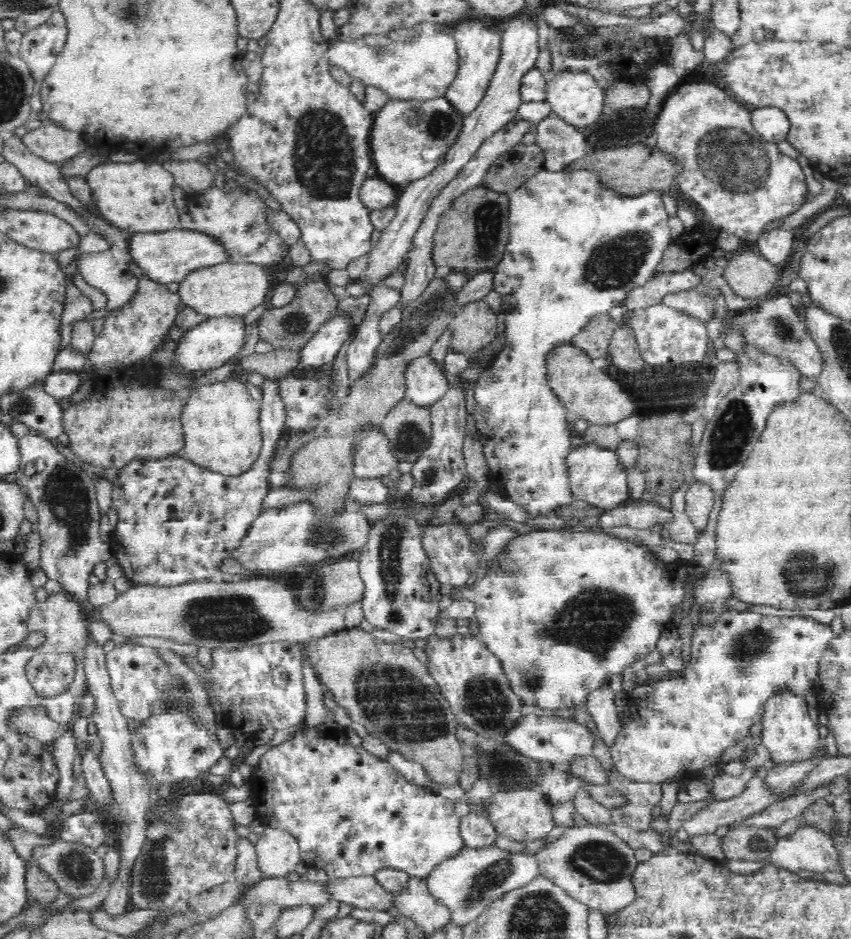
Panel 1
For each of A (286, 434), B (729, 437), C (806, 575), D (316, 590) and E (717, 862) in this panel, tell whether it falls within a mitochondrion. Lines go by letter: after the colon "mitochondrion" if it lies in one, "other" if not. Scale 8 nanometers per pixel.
A: other
B: mitochondrion
C: mitochondrion
D: mitochondrion
E: other

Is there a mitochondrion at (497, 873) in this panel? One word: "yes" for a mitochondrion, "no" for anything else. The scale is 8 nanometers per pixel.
yes

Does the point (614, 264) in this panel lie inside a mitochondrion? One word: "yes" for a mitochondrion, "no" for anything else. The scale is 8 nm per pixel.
yes

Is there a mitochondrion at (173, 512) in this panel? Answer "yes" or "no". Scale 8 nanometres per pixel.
no

